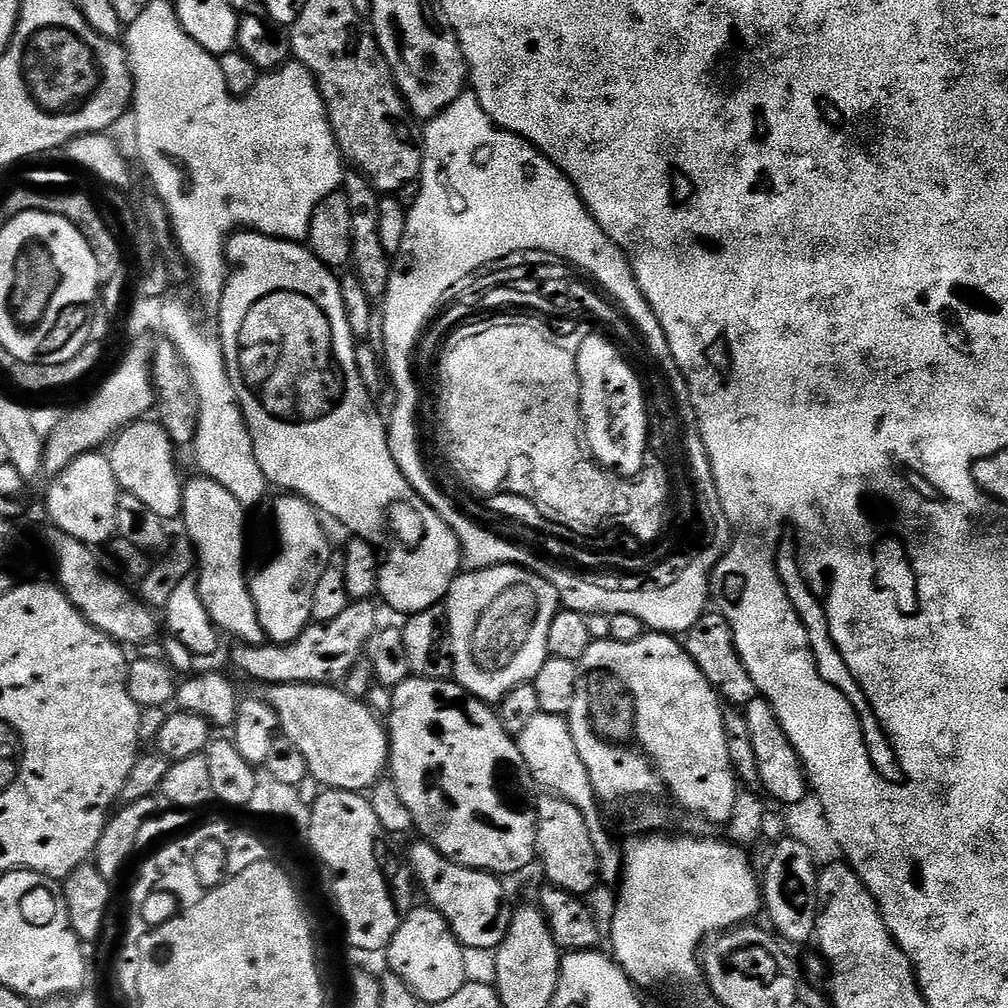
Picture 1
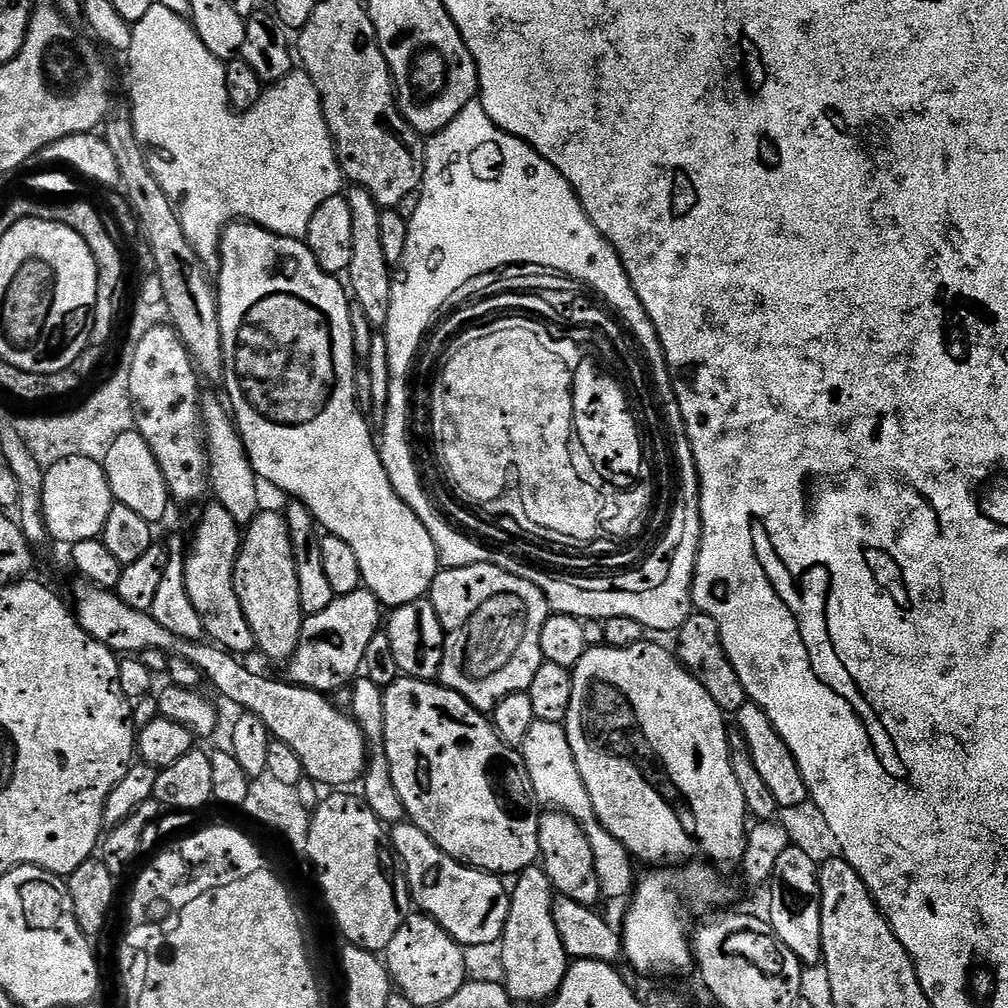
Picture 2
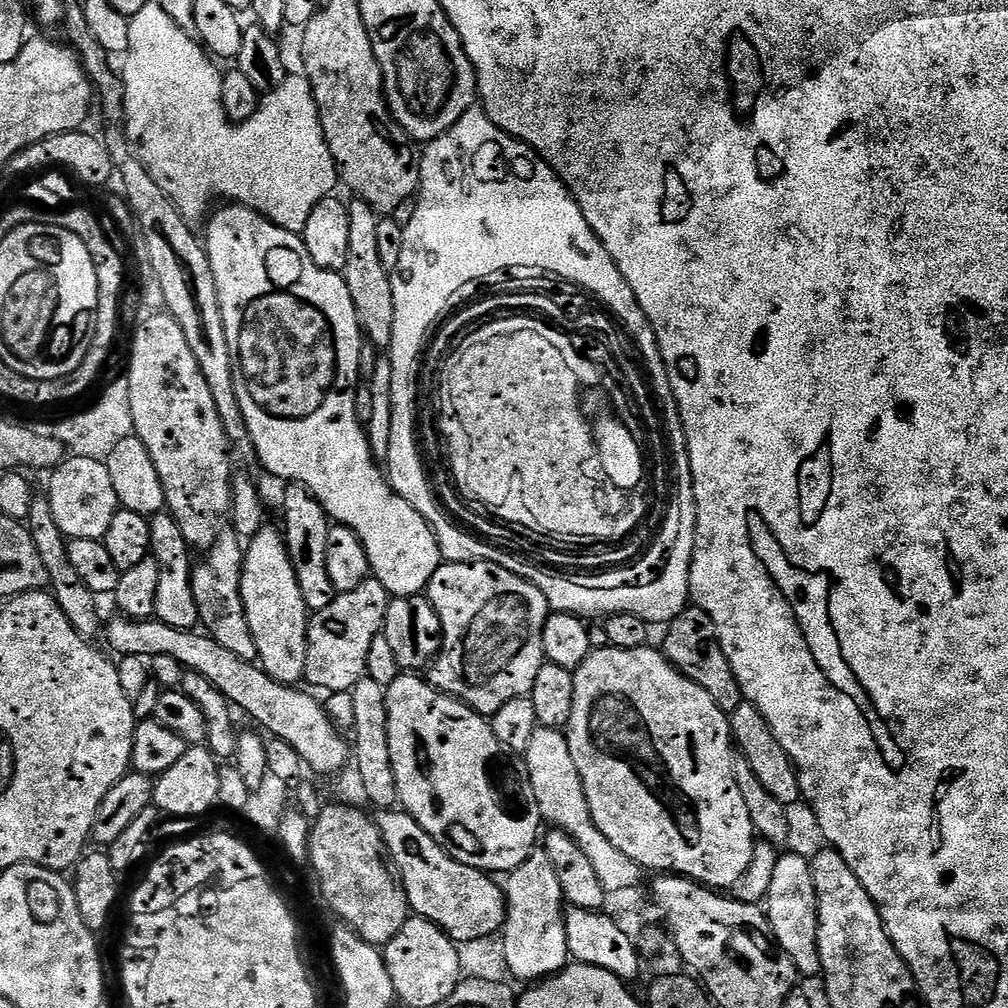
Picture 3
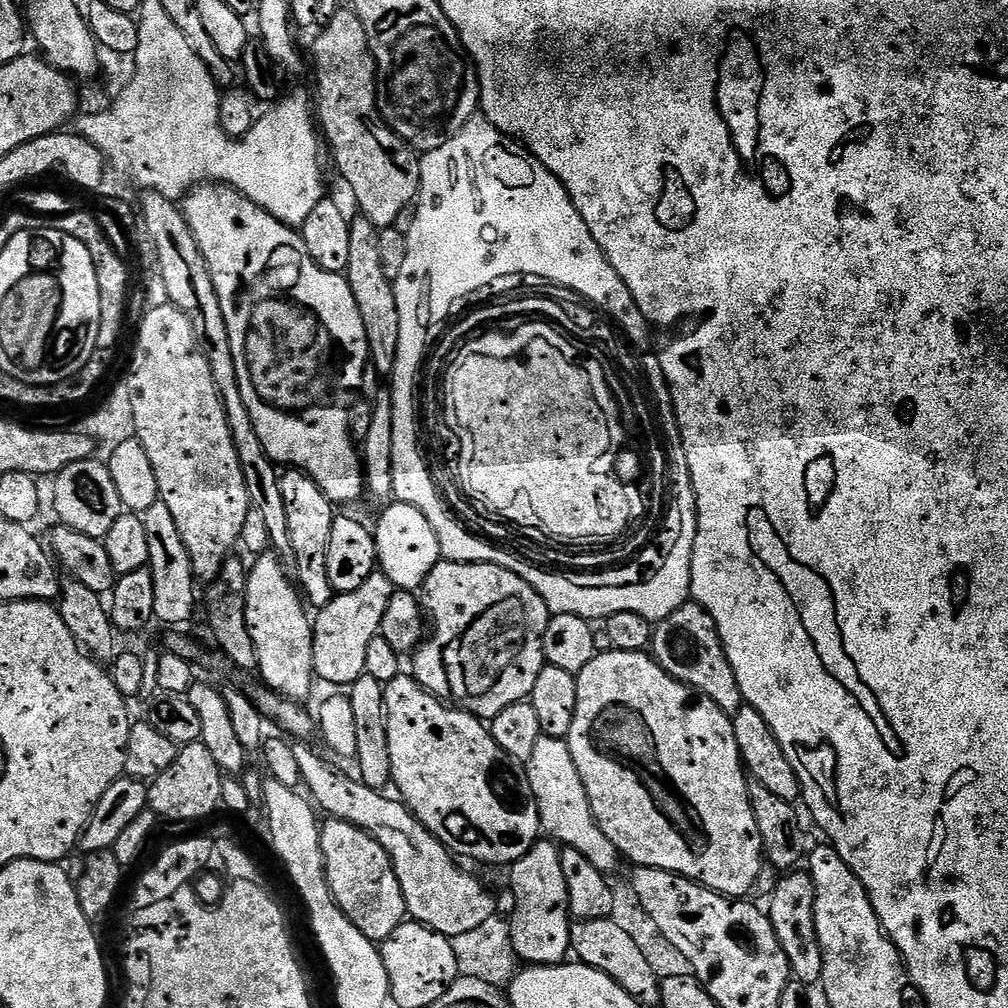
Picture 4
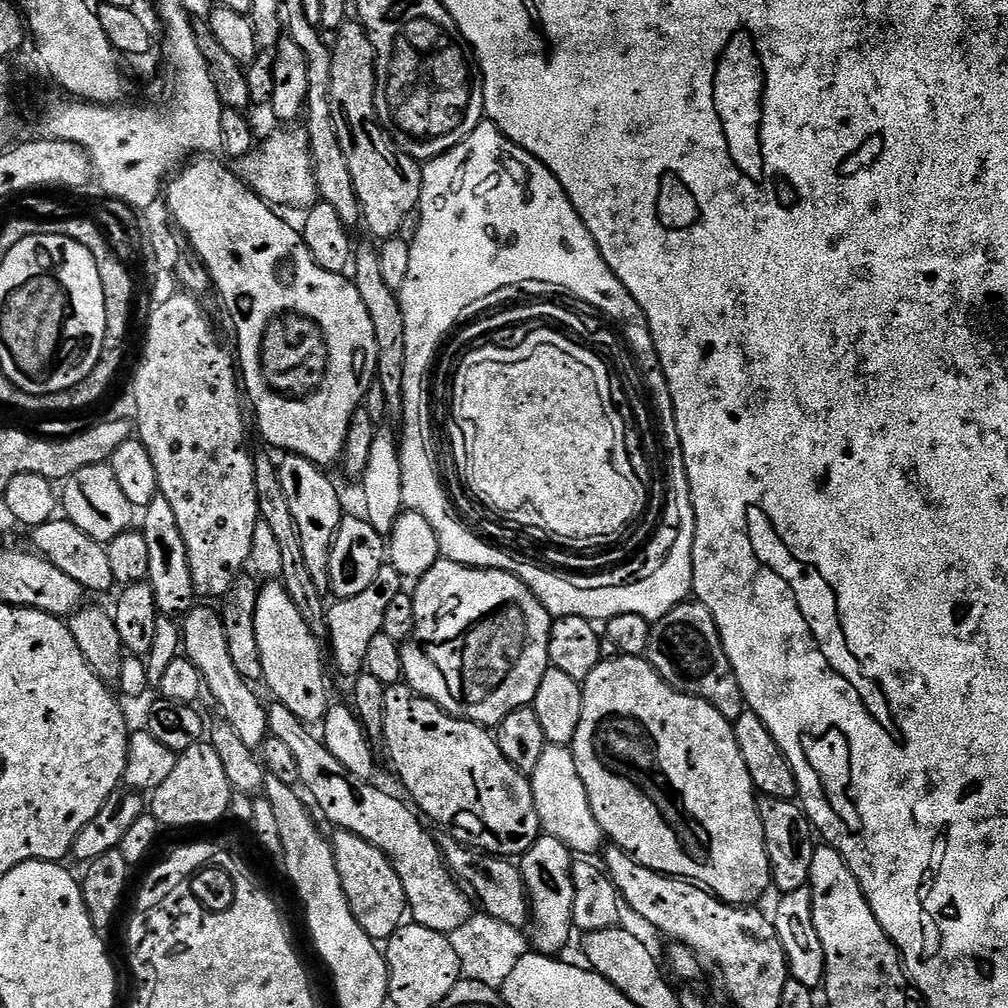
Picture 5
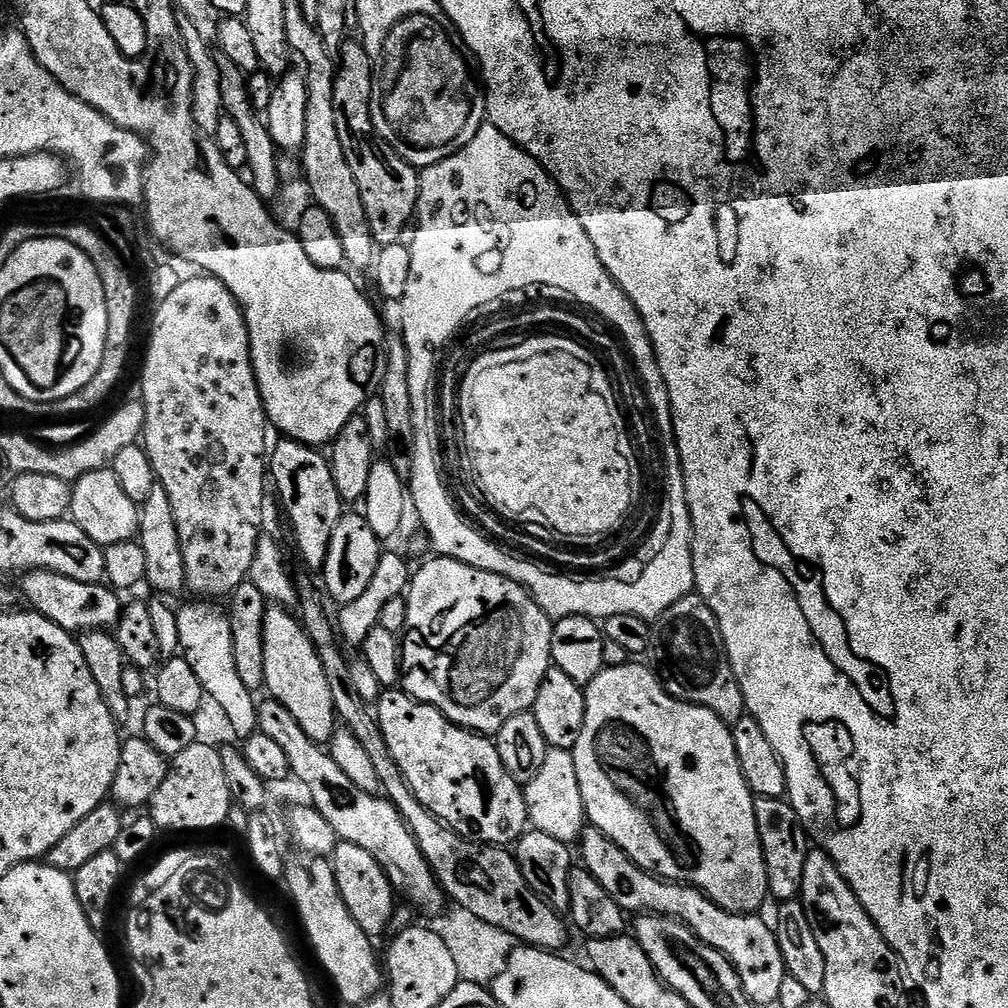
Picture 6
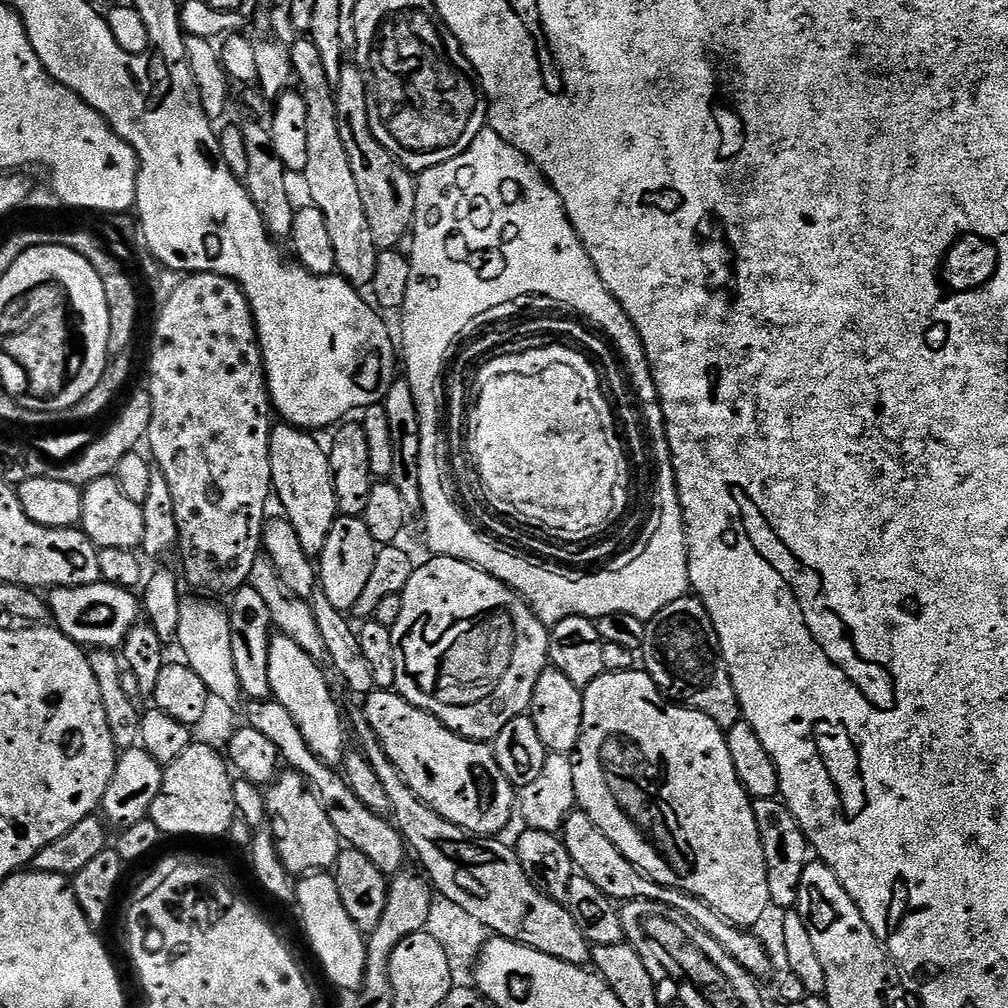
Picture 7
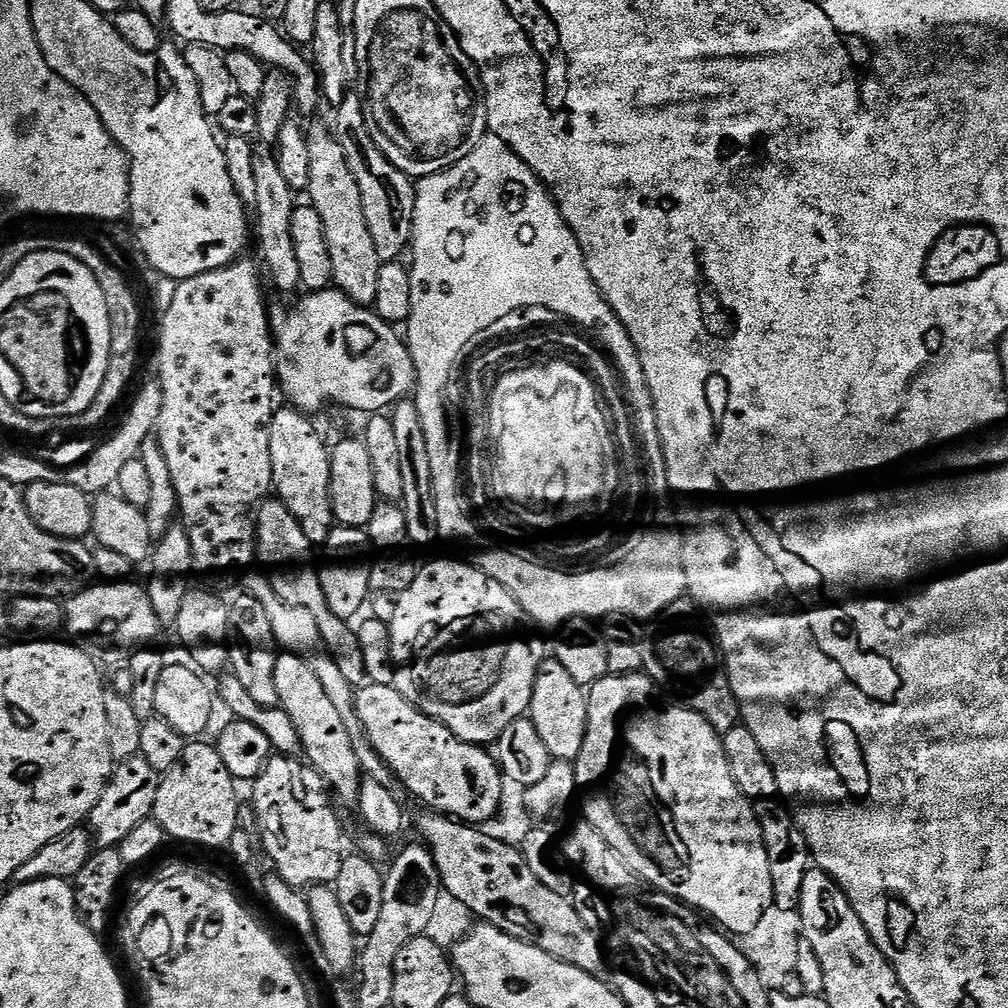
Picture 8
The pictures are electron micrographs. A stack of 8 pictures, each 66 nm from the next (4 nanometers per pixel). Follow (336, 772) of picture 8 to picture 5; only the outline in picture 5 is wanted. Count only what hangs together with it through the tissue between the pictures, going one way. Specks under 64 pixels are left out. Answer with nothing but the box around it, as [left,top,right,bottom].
[254,582,330,725]

